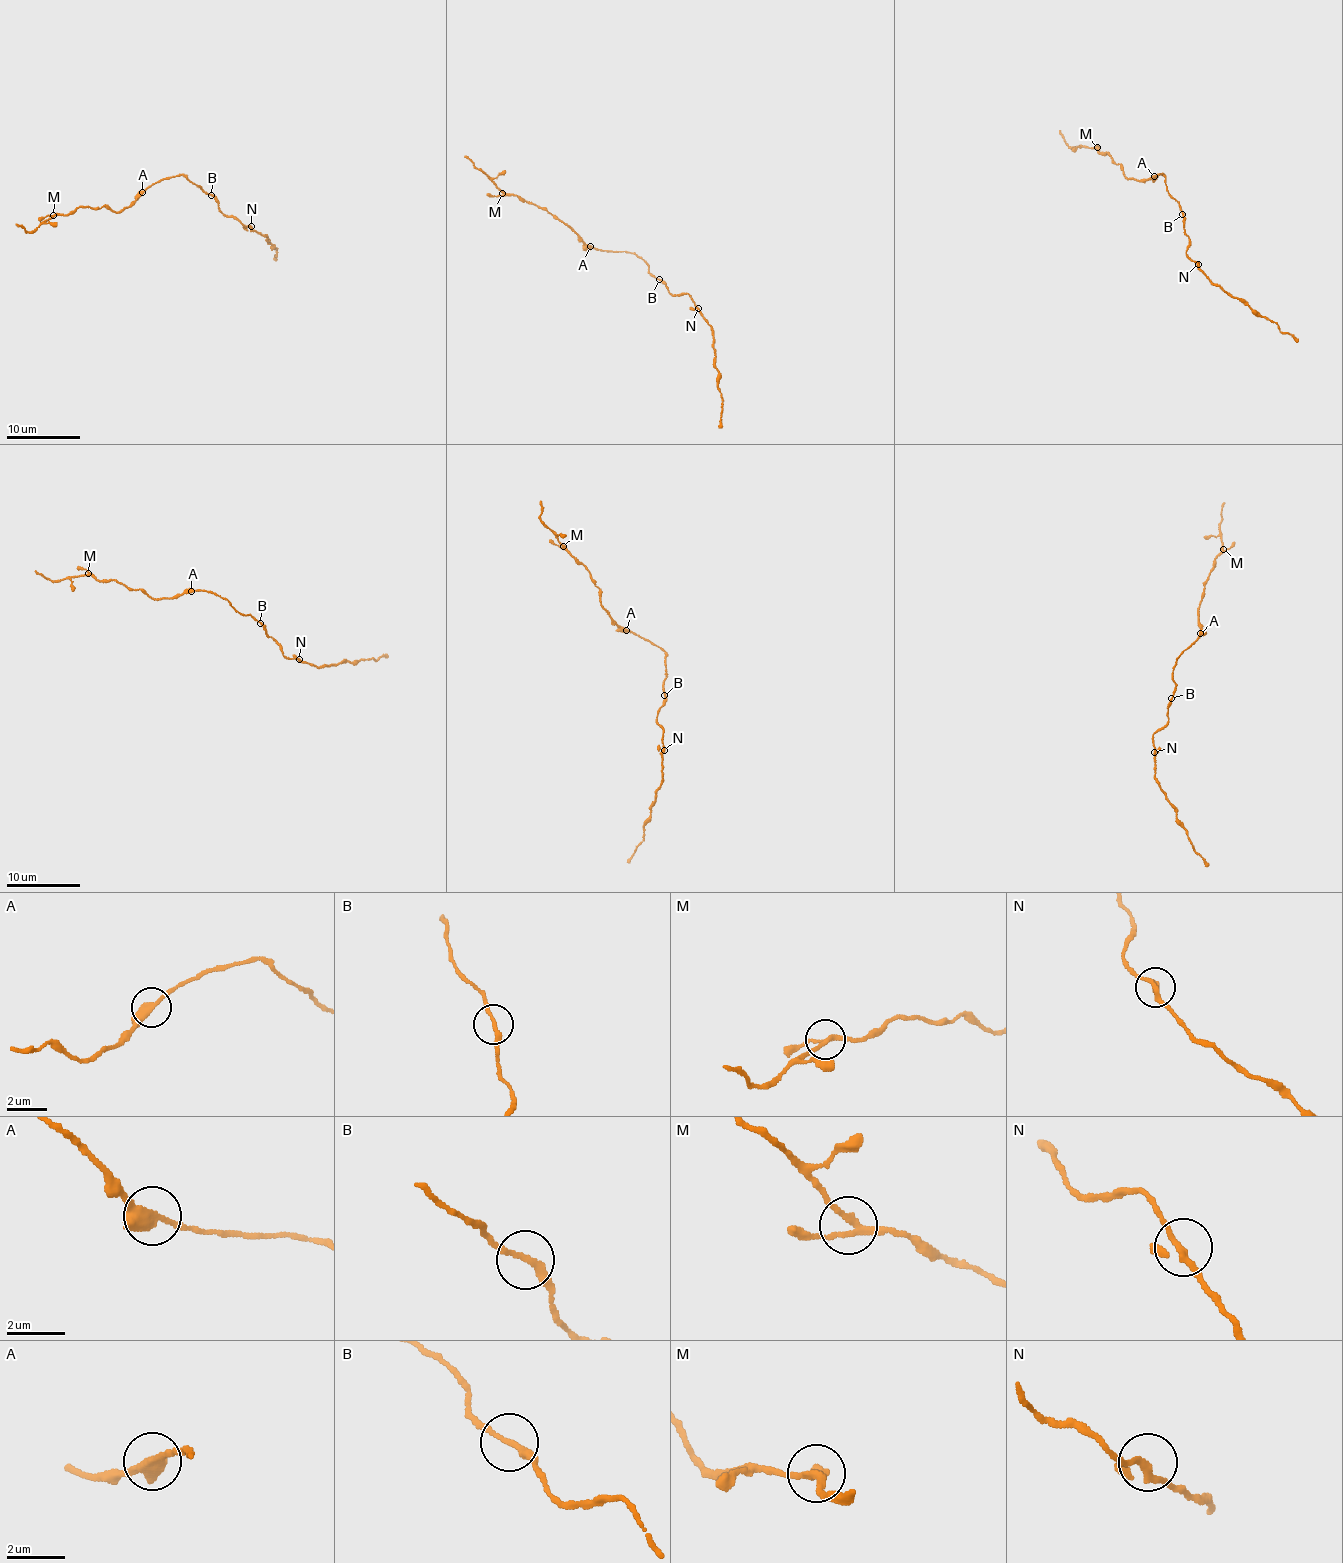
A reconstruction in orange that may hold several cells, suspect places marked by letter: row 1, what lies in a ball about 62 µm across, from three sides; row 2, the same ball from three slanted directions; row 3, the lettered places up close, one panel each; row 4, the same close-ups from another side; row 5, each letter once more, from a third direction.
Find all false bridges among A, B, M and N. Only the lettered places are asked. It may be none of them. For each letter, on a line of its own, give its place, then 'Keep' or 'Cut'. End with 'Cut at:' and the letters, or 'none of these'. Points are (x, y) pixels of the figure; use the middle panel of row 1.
A: Place: (590, 246). Keep
B: Place: (659, 279). Keep
M: Place: (502, 193). Keep
N: Place: (698, 308). Keep
Cut at: none of these

